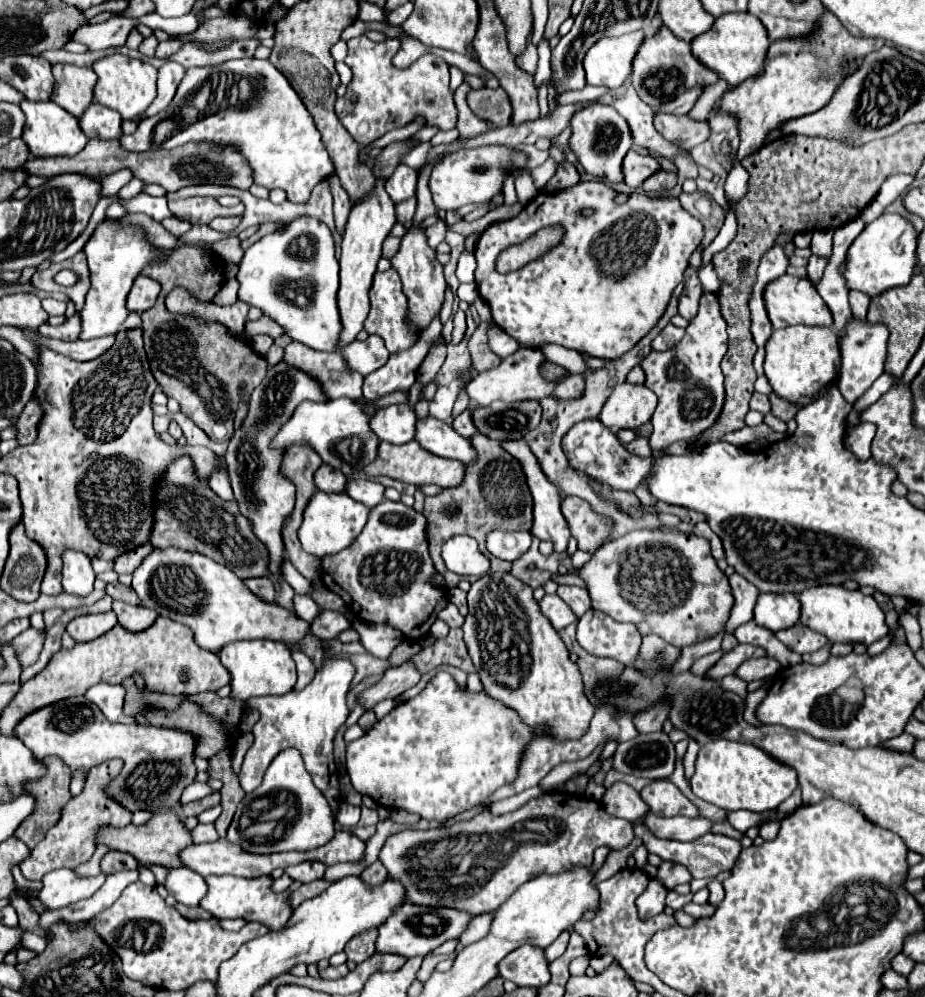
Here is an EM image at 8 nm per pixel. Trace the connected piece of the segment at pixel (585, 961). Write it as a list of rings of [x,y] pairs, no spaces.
[[[581,956],[581,958],[575,958],[569,966],[569,972],[572,976],[581,976],[585,974],[585,970],[589,968],[590,956]]]

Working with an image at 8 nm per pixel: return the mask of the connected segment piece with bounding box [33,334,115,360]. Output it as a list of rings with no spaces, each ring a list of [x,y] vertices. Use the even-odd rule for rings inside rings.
[[[33,334],[35,342],[47,344],[47,348],[71,356],[73,360],[95,360],[97,356],[105,354],[115,344],[115,334],[95,338],[95,340],[75,340],[75,342],[63,342],[63,340],[45,340],[41,334]]]

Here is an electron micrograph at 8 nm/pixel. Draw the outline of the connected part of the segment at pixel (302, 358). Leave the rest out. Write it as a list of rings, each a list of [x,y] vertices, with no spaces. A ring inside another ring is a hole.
[[[291,342],[285,348],[285,362],[295,364],[297,368],[315,376],[329,398],[351,398],[361,400],[363,376],[349,368],[343,356],[331,352],[315,352],[305,344]]]

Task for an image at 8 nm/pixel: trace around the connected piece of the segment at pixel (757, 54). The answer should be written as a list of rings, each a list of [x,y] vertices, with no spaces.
[[[749,12],[723,14],[715,20],[711,30],[707,30],[705,34],[691,40],[691,54],[699,62],[703,62],[707,68],[717,72],[719,78],[727,80],[729,86],[737,86],[743,80],[759,74],[759,70],[763,68],[767,48],[769,48],[767,30]]]

